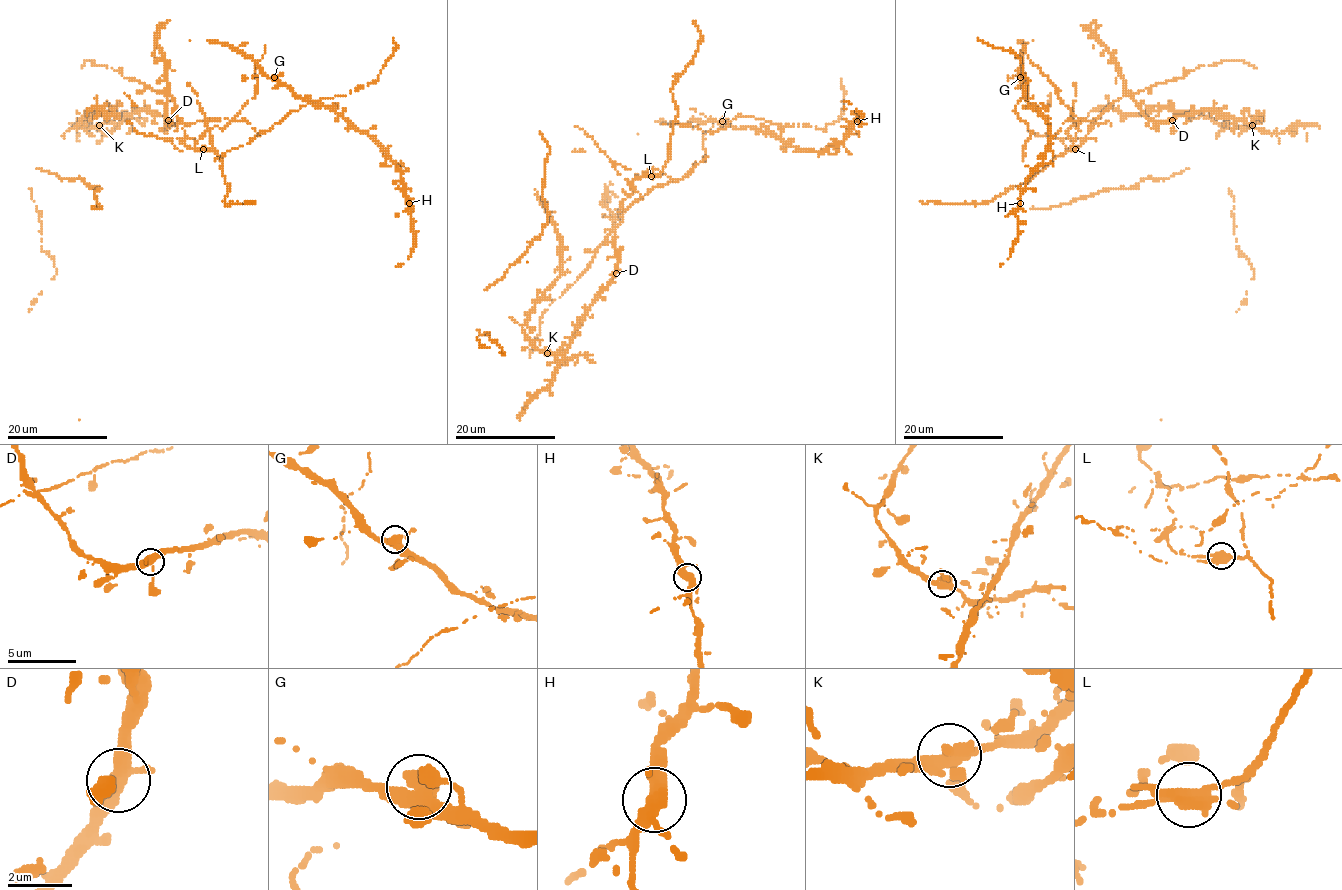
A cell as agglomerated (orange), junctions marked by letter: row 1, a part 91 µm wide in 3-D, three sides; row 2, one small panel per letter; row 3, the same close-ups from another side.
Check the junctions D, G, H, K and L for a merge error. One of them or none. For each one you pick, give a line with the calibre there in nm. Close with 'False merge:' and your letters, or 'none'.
L: Thickness 440 nm
False merge: L

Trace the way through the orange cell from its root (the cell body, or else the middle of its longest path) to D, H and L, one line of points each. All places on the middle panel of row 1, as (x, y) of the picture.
D: (614, 236), (618, 259), (616, 273)
H: (614, 236), (636, 178), (653, 167), (677, 181), (704, 158), (706, 121), (817, 152), (839, 145), (857, 121)
L: (614, 236), (616, 227), (622, 220), (622, 202), (634, 187), (632, 182), (651, 176)

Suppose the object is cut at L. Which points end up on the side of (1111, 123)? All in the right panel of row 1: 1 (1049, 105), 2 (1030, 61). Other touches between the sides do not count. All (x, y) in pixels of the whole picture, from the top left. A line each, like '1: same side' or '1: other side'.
1: other side
2: same side

